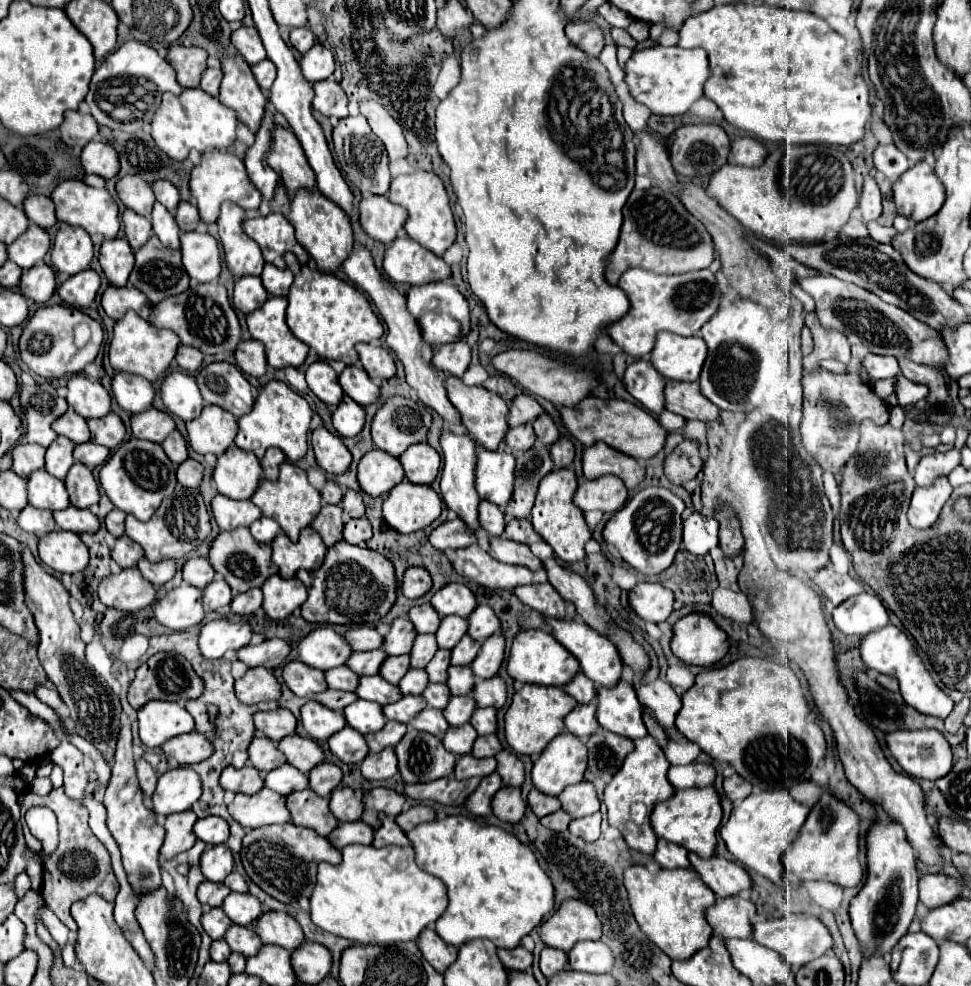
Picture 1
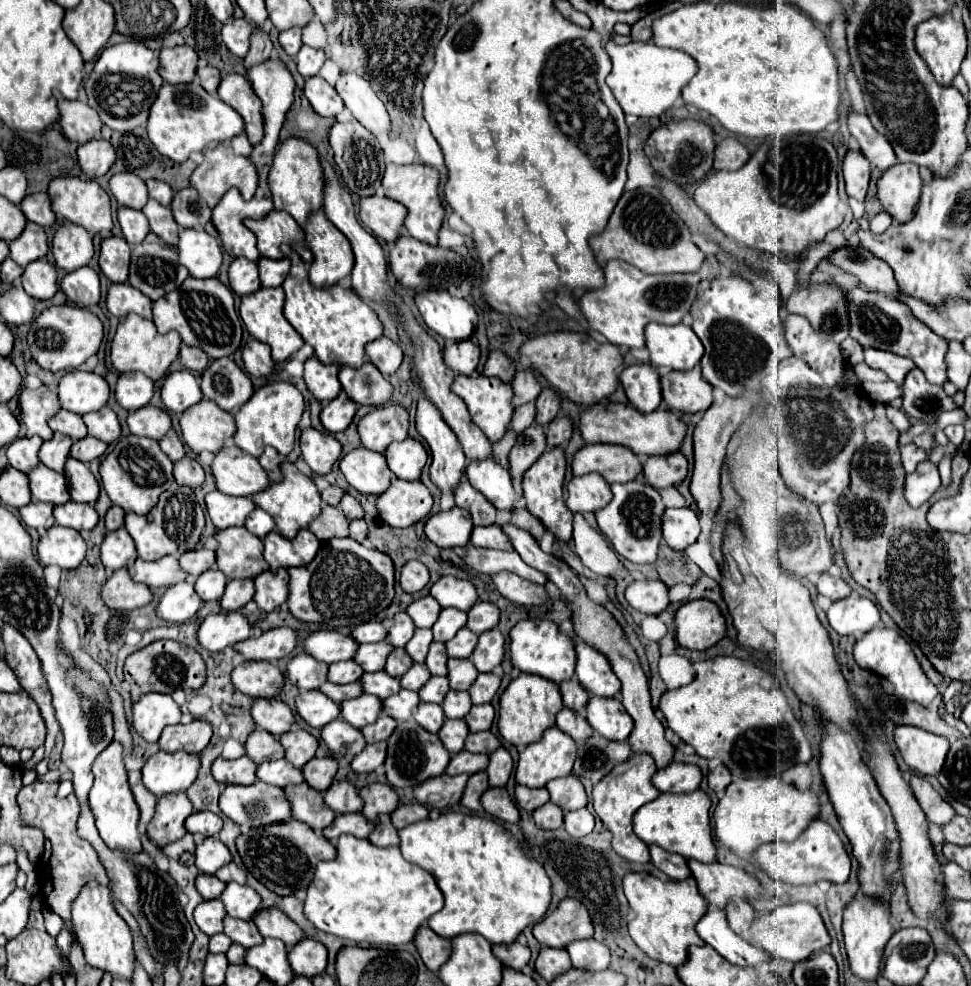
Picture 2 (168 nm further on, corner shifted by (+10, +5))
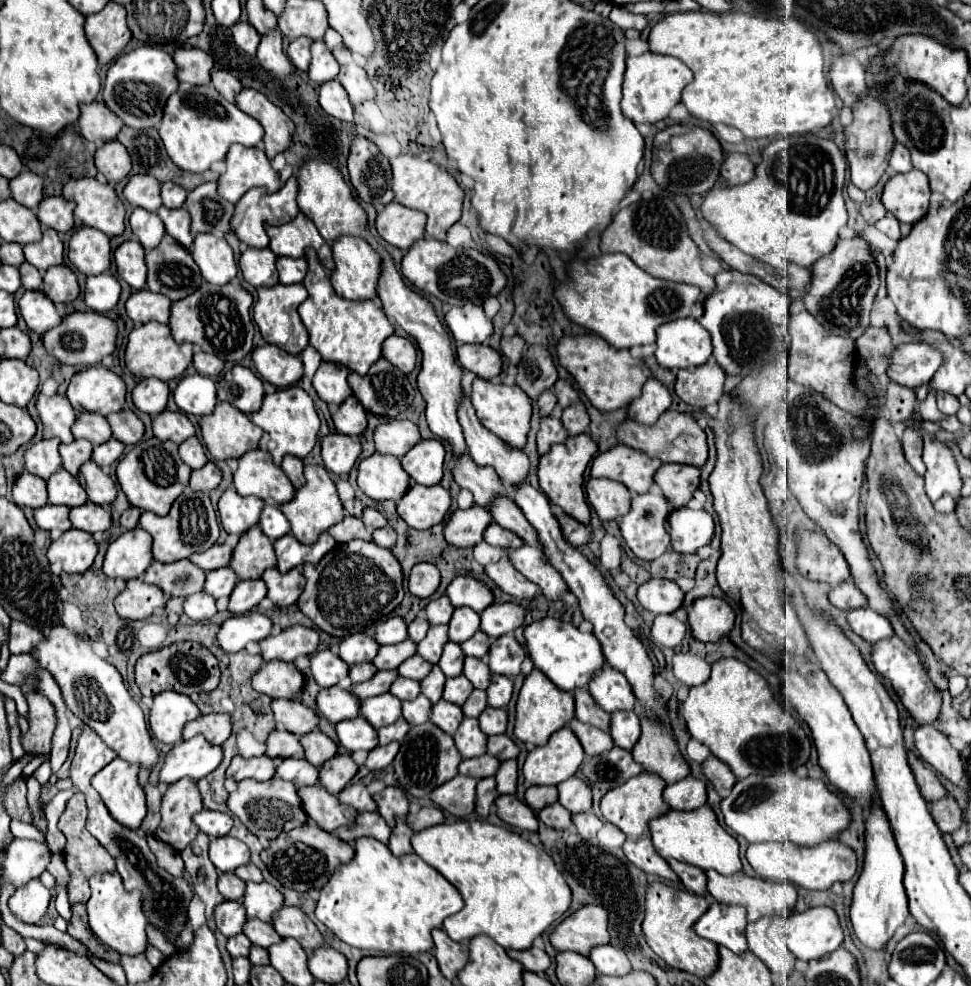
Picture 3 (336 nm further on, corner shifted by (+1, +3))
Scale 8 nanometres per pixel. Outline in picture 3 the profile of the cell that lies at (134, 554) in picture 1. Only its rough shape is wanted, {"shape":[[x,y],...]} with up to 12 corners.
{"shape":[[135,527],[107,549],[103,573],[125,581],[151,565],[151,535]]}

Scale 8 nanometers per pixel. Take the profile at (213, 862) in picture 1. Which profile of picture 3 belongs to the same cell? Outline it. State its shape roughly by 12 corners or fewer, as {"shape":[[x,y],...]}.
{"shape":[[225,835],[211,841],[209,857],[225,873],[247,865],[243,841]]}

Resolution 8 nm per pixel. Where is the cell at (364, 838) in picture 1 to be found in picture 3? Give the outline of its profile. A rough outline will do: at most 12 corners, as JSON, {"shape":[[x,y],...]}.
{"shape":[[359,813],[335,835],[347,843],[375,837],[387,843],[391,827],[379,813]]}

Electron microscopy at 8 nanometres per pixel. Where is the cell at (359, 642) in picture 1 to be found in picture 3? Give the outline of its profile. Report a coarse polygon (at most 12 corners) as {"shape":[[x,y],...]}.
{"shape":[[391,617],[377,627],[379,645],[401,643],[407,637],[403,617]]}

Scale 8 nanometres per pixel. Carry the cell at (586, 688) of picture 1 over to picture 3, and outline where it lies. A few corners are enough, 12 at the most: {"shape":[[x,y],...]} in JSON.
{"shape":[[587,689],[573,691],[575,719],[609,731],[611,715]]}

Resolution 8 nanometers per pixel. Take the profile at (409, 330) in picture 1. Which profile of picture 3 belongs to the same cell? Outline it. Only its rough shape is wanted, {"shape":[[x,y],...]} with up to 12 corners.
{"shape":[[469,395],[459,423],[471,459],[505,487],[527,481],[529,457],[487,431]]}

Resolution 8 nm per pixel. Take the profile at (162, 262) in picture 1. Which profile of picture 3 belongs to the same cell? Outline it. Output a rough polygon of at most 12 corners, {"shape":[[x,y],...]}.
{"shape":[[169,235],[145,255],[147,289],[171,301],[203,283]]}

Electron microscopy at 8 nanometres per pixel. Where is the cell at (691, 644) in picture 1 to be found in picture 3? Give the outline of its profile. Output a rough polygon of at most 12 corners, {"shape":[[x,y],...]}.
{"shape":[[717,597],[689,609],[693,637],[719,641],[733,629],[733,609]]}

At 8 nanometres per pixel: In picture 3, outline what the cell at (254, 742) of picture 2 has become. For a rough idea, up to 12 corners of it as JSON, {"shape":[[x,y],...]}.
{"shape":[[275,729],[267,739],[267,755],[303,757],[299,737]]}

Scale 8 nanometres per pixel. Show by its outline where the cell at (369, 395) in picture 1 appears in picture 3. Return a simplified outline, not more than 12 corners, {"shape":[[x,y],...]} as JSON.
{"shape":[[383,357],[349,387],[365,411],[399,417],[415,399],[407,375]]}

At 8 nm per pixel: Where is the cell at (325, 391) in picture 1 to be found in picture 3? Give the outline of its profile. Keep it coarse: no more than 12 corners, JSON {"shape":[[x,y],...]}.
{"shape":[[323,361],[313,375],[319,399],[339,407],[351,395],[347,367]]}

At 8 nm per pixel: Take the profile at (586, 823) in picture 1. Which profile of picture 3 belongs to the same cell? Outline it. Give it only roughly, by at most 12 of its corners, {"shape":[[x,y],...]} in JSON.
{"shape":[[595,813],[573,815],[573,825],[583,839],[591,839],[603,827]]}

